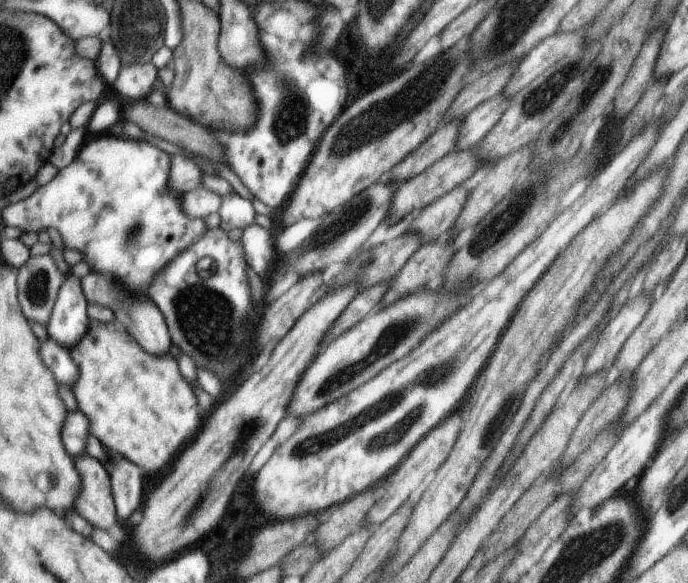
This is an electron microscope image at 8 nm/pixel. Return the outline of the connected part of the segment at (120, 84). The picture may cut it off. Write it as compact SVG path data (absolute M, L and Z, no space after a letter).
M136 62L123 66L114 87L122 96L134 101L149 98L158 79L158 68L152 63Z

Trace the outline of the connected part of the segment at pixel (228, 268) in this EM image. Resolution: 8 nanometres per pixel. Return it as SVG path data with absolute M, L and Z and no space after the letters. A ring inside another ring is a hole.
M222 226L214 227L156 276L148 294L166 314L173 342L190 354L198 368L214 370L221 384L242 376L254 356L252 337L258 316L252 310L246 253L242 240L232 240ZM206 256L213 258L220 270L208 279L198 274L198 264Z

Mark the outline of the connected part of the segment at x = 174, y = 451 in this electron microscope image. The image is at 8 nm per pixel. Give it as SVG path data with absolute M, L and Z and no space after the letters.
M98 323L90 326L90 334L86 334L86 338L72 350L72 356L82 370L74 388L80 410L92 422L92 434L98 436L112 452L120 452L132 462L152 470L152 474L158 474L164 472L176 460L176 456L200 434L204 424L200 400L194 394L196 390L192 384L182 374L180 362L174 358L174 354L154 356L146 352L138 340L118 324Z

